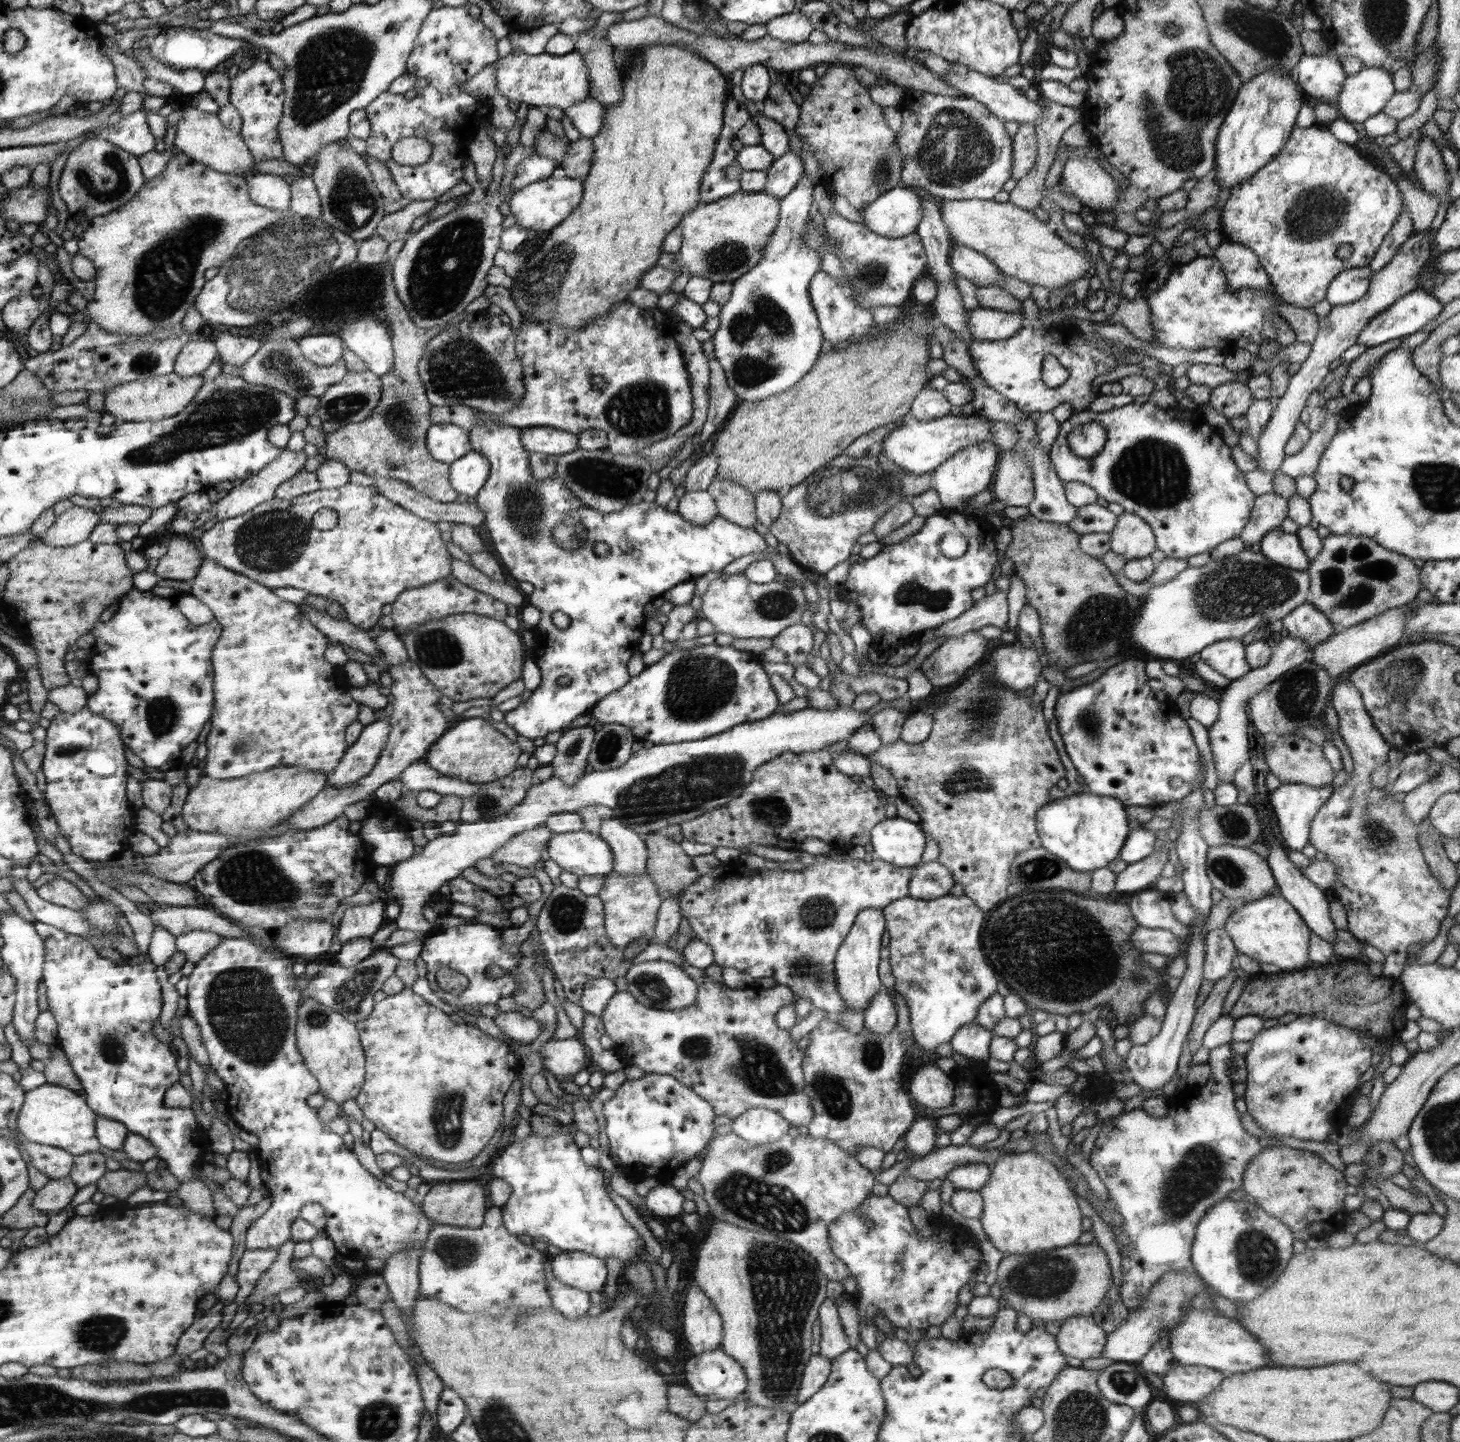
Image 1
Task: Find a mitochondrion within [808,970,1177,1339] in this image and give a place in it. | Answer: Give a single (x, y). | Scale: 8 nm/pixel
(1046, 1276)

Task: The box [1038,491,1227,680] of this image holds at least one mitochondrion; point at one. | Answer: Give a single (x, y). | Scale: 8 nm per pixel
(1103, 604)

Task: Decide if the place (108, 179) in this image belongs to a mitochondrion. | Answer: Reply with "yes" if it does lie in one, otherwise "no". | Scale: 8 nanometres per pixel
yes

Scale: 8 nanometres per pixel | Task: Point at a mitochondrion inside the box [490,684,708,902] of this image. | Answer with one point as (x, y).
(613, 742)

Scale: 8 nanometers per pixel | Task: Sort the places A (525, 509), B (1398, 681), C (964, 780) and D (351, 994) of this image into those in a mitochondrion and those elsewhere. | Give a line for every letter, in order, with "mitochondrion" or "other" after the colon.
A: mitochondrion
B: mitochondrion
C: mitochondrion
D: mitochondrion

